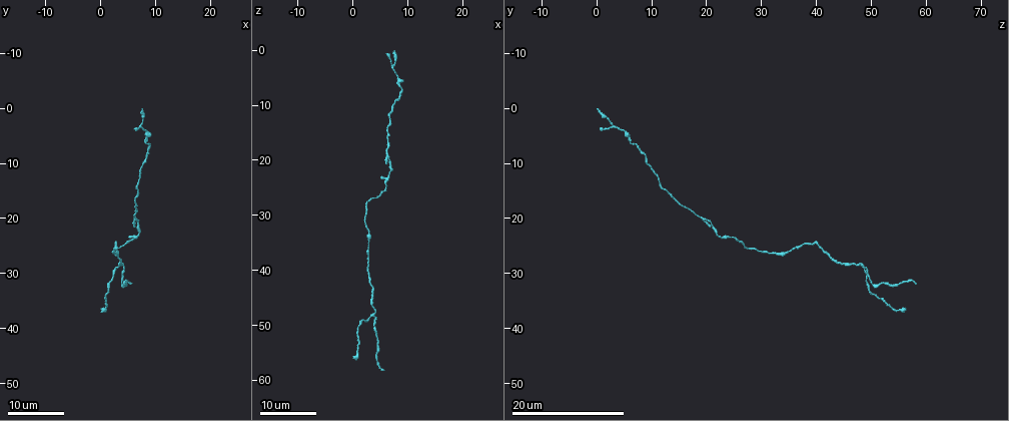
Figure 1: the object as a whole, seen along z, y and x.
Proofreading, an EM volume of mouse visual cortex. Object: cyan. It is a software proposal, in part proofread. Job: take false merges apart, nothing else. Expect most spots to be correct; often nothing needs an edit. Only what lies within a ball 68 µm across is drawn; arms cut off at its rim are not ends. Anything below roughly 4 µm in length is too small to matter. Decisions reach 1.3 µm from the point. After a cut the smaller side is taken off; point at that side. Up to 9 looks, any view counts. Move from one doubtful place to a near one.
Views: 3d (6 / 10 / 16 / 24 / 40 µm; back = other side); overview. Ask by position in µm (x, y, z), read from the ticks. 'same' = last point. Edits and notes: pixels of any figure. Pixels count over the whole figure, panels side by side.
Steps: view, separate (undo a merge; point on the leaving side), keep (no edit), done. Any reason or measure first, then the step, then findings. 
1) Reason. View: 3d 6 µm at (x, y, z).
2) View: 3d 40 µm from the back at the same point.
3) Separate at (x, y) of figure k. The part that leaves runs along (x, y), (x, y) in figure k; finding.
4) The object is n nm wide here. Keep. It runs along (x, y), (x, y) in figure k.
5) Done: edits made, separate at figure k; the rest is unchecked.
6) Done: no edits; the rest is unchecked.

Thick turns thin. View: 3d 16 µm at (8.0, 6.0, 6.5).

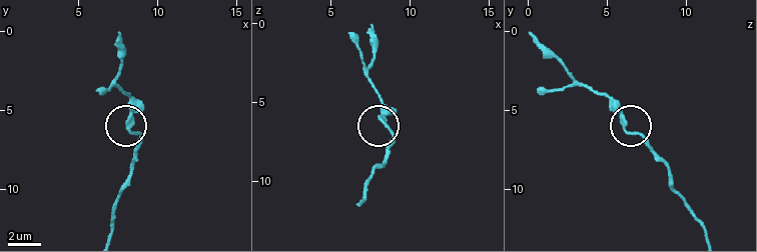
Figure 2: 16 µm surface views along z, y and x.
View: 3d 6 µm at (8.2, 6.0, 6.2).

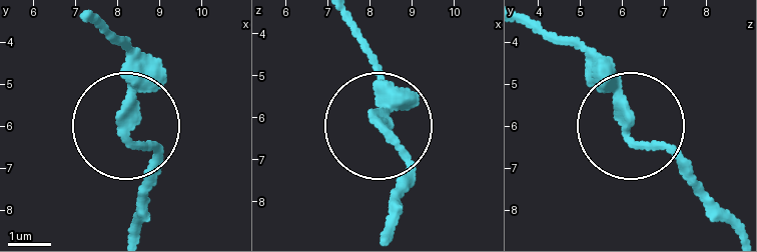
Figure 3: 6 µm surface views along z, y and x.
The object is 230 nm wide here. Keep. It runs along (737, 228), (677, 164), (634, 139), (626, 99), (573, 38) in figure 3; all the same cell.

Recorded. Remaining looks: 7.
Narrows sharply. View: 3d 16 µm at (6.5, 21.5, 21.0).

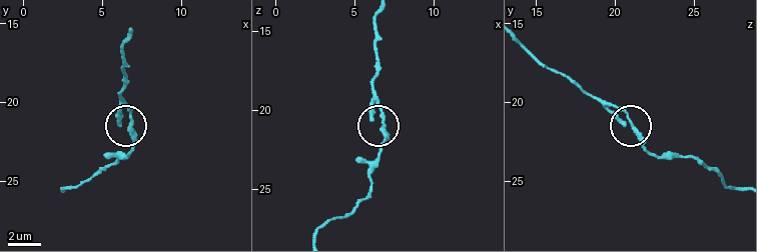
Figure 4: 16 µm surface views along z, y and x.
View: 3d 10 µm at (6.8, 21.2, 21.0).

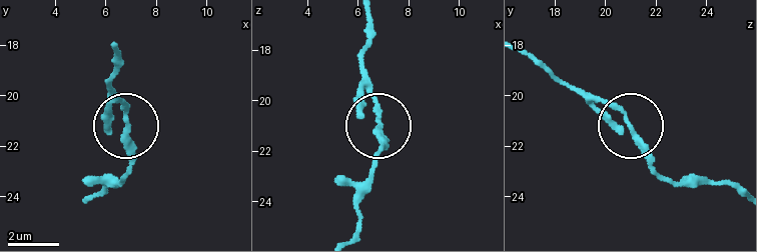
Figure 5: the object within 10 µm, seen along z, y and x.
Keep. It runs along (737, 189), (672, 183), (621, 114), (571, 84) in figure 5; all the same cell.

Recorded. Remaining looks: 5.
Calibre changes. View: 3d 16 µm at (3.5, 28.0, 43.5).

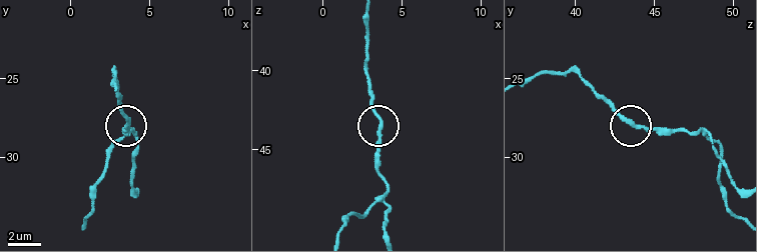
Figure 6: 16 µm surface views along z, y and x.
View: 3d 6 µm at (3.6, 28.1, 43.7).

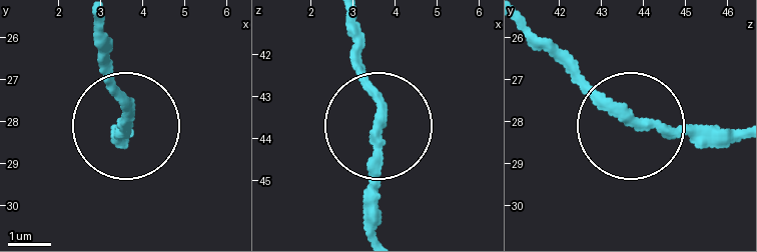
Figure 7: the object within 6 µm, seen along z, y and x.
Keep. Continuous, no second cell.

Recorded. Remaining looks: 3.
View: 3d 24 µm at (3.5, 28.5, 48.0).

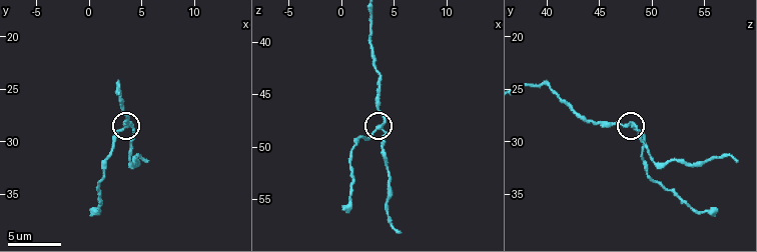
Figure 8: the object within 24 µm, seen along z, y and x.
View: 3d 6 µm at (3.8, 28.4, 48.4).

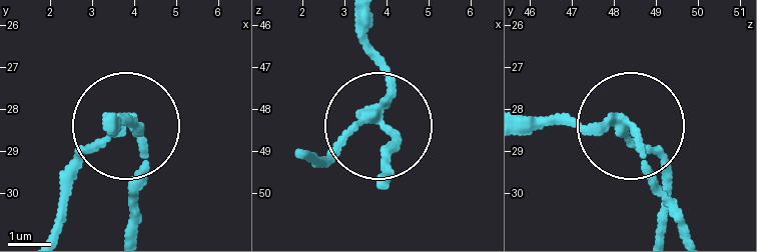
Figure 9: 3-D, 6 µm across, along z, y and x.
The object is 200 nm wide here. Separate at (81, 145) of figure 9. The part that leaves runs along (617, 126), (664, 169), (660, 234) in figure 9; a second cell is stuck on.

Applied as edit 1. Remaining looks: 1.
Done: edits made, separate at figure 9; the rest is unchecked.

